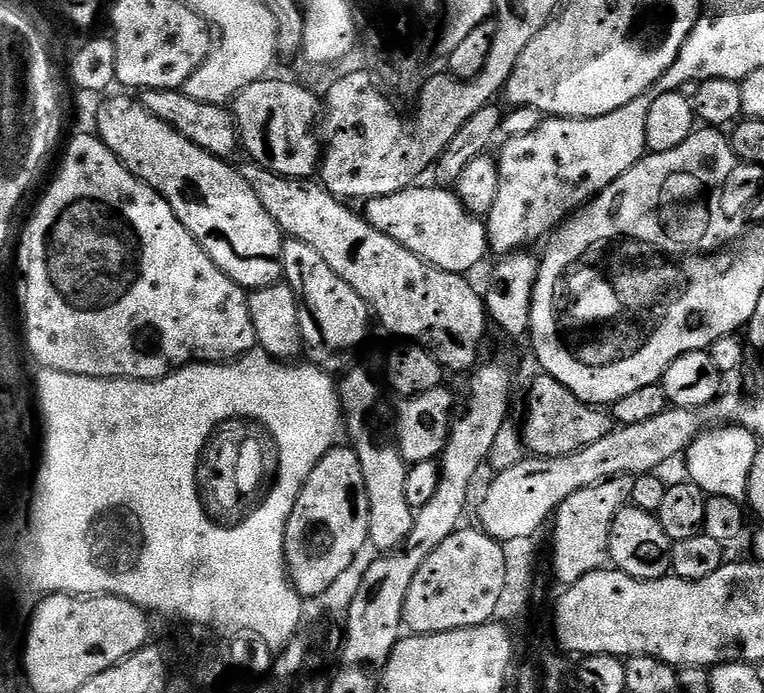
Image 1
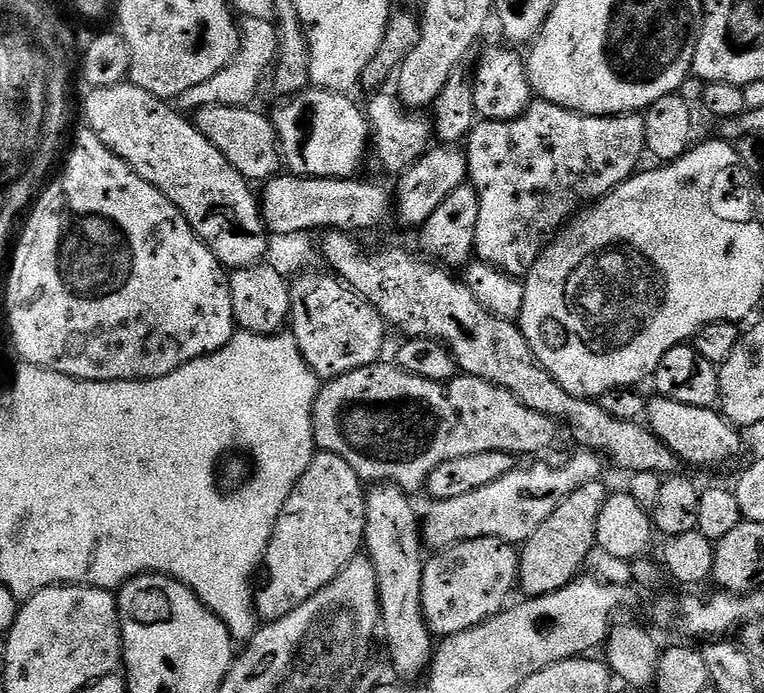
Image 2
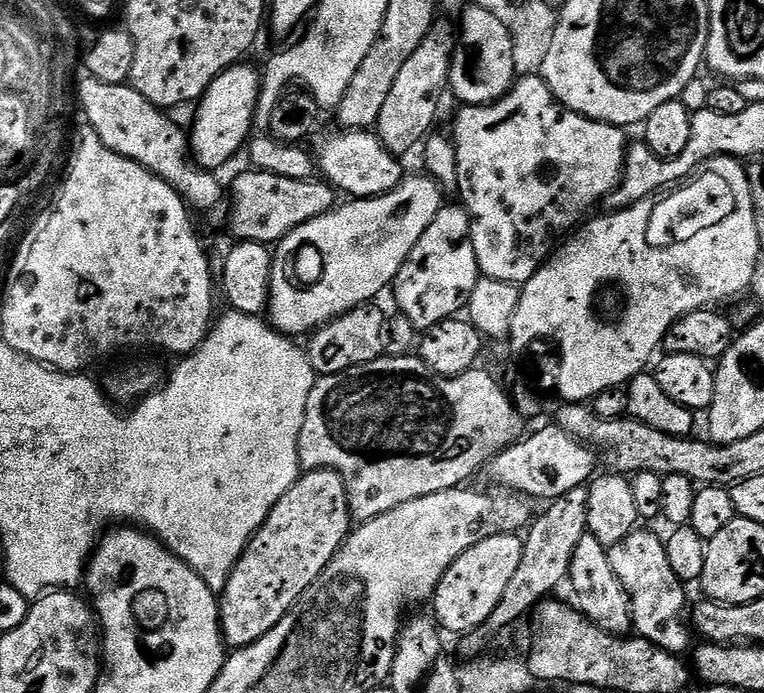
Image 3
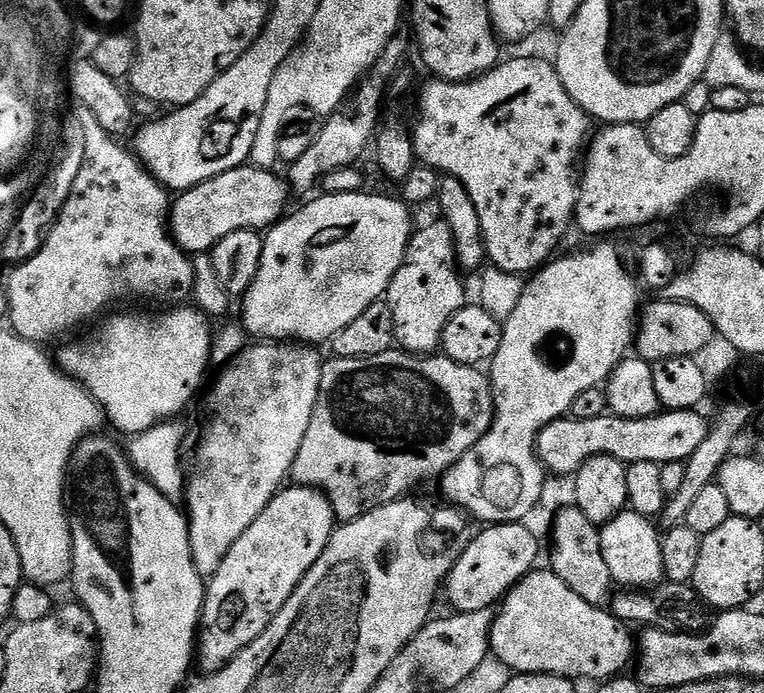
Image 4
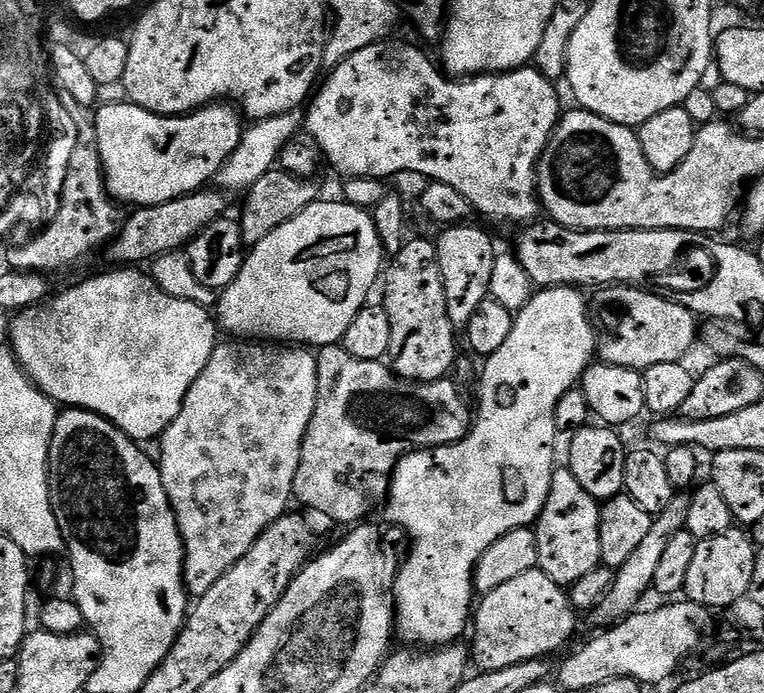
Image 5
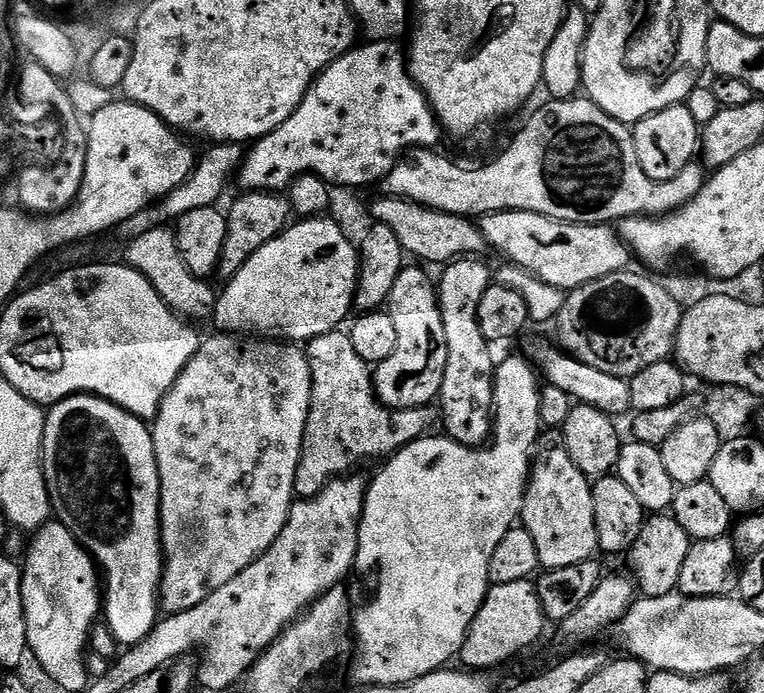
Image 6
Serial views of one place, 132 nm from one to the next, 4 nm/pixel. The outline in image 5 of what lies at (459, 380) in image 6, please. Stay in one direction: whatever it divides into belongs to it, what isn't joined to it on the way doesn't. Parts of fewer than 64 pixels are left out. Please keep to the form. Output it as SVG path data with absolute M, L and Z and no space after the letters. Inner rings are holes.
M476 222L453 224L445 227L440 240L435 241L438 250L438 266L442 269L442 286L446 290L446 310L450 314L450 322L458 330L467 329L470 318L474 318L474 310L489 299L491 278L498 248L492 236Z

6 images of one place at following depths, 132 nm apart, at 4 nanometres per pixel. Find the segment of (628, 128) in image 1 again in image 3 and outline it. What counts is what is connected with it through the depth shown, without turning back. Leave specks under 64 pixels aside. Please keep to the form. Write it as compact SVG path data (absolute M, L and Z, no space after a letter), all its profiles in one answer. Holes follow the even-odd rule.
M540 74L521 75L512 85L512 88L500 100L495 100L492 104L469 104L459 110L461 112L457 114L456 121L453 122L452 129L450 129L452 144L458 154L458 182L456 187L458 196L464 199L461 200L462 207L467 210L468 216L472 219L472 241L474 242L474 254L478 258L480 275L486 279L497 279L500 282L523 286L526 282L530 282L530 278L534 278L536 271L544 265L544 261L552 255L557 245L589 215L587 212L599 200L601 203L620 187L630 143L629 137L624 137L625 129L623 127L603 124L600 120L591 120L588 116L572 112L556 99L543 75Z

